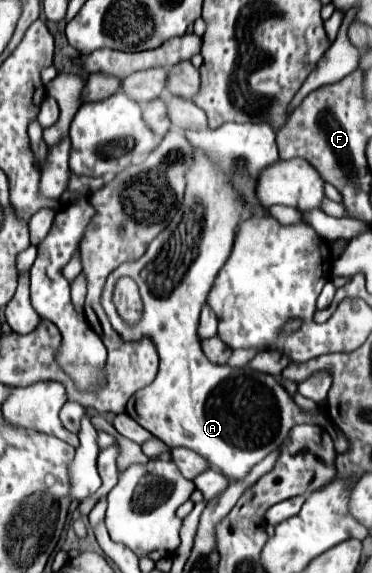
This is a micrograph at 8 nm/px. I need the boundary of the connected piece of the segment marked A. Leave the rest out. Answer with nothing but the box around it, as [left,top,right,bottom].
[103,151,325,481]

